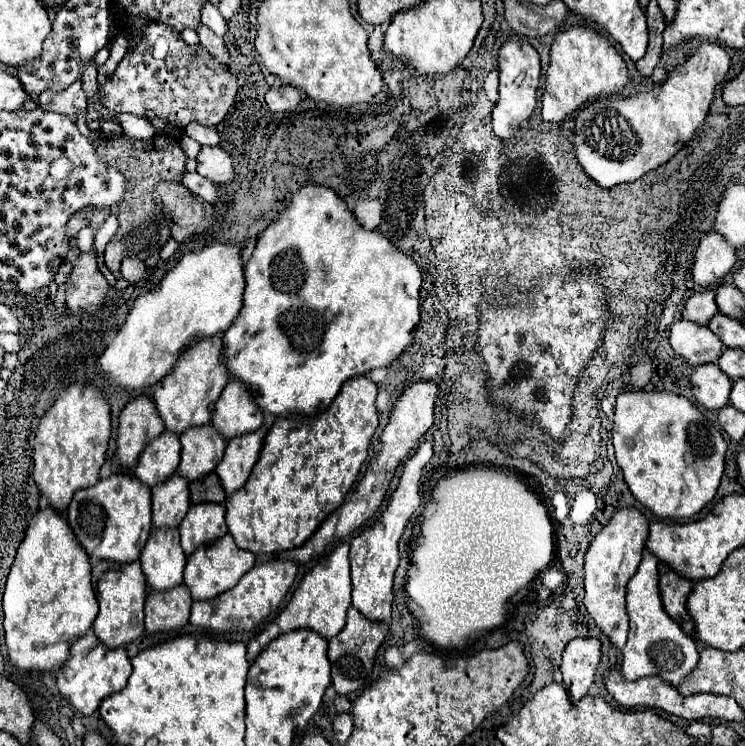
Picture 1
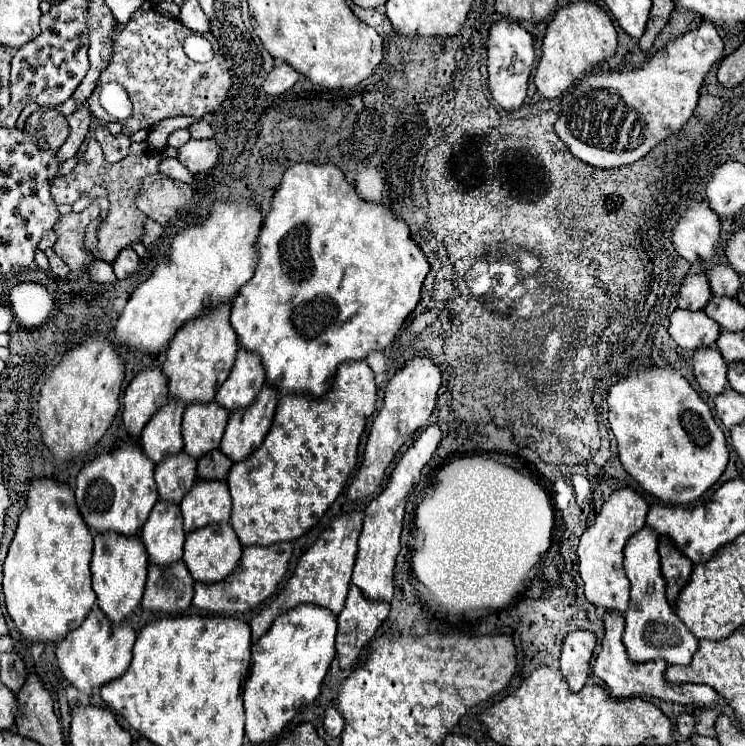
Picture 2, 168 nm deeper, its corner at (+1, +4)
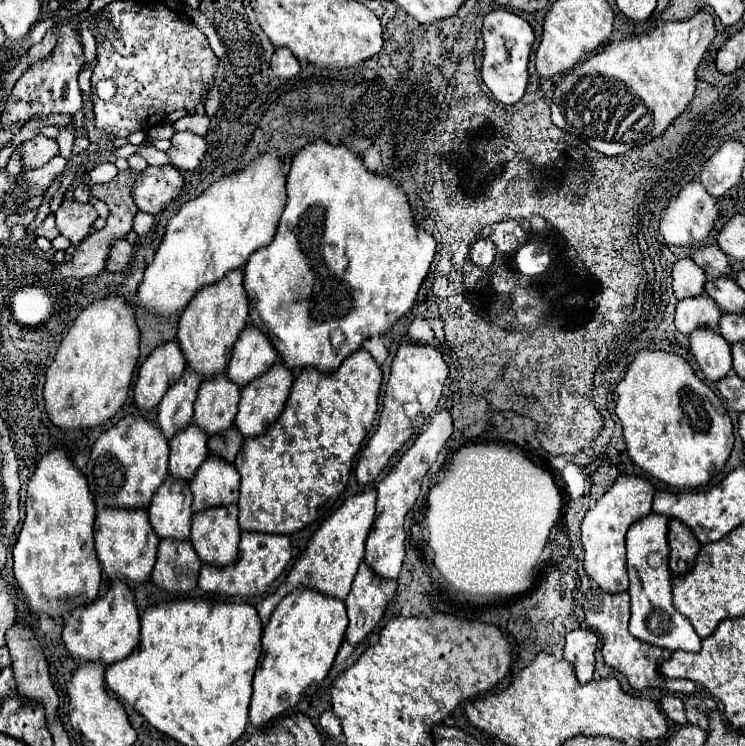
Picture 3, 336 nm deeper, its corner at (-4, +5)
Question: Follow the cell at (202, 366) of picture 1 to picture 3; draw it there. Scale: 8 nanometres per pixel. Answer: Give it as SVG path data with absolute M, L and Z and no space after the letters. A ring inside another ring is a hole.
M243 271L229 273L223 283L213 283L203 287L195 299L187 305L179 319L177 343L185 355L187 369L195 371L203 379L213 379L227 371L227 363L231 359L231 349L239 337L239 333L247 325L247 295L243 289Z

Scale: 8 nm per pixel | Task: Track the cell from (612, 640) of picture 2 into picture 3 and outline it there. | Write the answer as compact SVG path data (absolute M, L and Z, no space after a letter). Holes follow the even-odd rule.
M591 591L583 603L583 609L585 609L585 623L589 627L595 627L601 637L603 637L603 659L605 663L619 671L631 685L631 689L647 689L647 687L653 687L653 689L661 689L661 691L669 691L669 693L675 693L675 695L691 695L695 691L699 691L699 685L695 681L687 681L687 679L667 679L659 667L663 661L669 659L671 651L667 649L661 649L661 647L653 647L653 645L647 645L639 639L635 639L629 631L627 631L627 625L629 625L629 593L603 593L603 591Z

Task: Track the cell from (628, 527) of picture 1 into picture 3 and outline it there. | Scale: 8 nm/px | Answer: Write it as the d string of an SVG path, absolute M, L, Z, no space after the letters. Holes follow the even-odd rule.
M625 475L619 477L609 491L587 511L581 525L581 541L585 549L585 573L591 577L595 589L605 593L623 593L629 589L627 561L625 561L625 533L627 529L651 513L653 485L647 479Z

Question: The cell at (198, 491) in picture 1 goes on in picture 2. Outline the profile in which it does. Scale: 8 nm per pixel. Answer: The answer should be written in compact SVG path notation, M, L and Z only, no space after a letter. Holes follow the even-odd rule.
M222 450L204 454L202 458L198 458L198 478L202 480L226 480L228 472L232 468L232 460L222 454Z

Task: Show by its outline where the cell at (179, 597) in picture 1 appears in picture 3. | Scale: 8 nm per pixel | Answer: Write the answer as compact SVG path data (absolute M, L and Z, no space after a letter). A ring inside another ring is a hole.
M163 539L157 551L157 563L153 567L151 579L153 583L167 593L191 593L197 587L197 577L201 571L201 561L187 543L171 543L171 539Z

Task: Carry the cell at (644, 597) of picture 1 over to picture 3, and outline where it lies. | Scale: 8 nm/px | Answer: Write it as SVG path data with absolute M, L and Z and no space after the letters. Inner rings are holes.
M649 513L633 523L627 531L627 571L631 595L631 621L629 633L653 647L669 651L699 653L701 639L687 617L683 617L671 603L671 573L669 573L669 545L667 545L667 517Z

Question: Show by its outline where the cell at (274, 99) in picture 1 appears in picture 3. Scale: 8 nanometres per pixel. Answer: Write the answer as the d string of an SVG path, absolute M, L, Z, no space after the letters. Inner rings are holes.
M277 49L271 59L271 71L273 71L273 77L293 79L299 73L299 61L289 49Z

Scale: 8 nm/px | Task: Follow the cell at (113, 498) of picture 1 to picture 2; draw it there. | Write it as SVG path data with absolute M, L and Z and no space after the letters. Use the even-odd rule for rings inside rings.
M126 442L112 452L100 452L80 470L76 478L76 502L92 534L114 530L124 536L136 536L142 530L142 524L148 520L150 510L158 500L154 468L156 464L138 444Z

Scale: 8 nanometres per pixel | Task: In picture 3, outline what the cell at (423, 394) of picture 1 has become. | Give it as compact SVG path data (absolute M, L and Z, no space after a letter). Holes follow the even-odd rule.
M415 343L399 347L391 365L389 381L387 381L379 427L375 435L369 439L355 467L355 475L361 485L375 481L379 473L385 469L385 465L389 463L391 455L397 453L415 431L421 431L427 415L431 415L437 407L437 401L441 397L441 389L447 377L449 377L449 367L445 365L441 353L435 347L415 345Z

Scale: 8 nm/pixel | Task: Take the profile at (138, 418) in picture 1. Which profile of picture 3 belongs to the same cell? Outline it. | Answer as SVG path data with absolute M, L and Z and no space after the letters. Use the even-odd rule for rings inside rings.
M169 341L157 347L139 367L137 383L133 387L133 399L137 409L153 411L167 393L167 389L179 381L183 371L185 357L177 341Z

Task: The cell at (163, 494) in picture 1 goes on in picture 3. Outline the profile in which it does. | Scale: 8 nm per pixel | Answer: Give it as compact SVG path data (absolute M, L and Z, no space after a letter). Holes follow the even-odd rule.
M193 423L187 429L179 431L179 435L169 441L169 447L169 475L185 481L193 479L195 471L209 455L207 435Z

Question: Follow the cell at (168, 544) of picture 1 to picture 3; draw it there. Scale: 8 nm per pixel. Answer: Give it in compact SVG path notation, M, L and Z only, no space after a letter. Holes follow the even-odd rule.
M167 477L149 505L149 521L159 539L187 541L191 529L191 491L183 479Z

